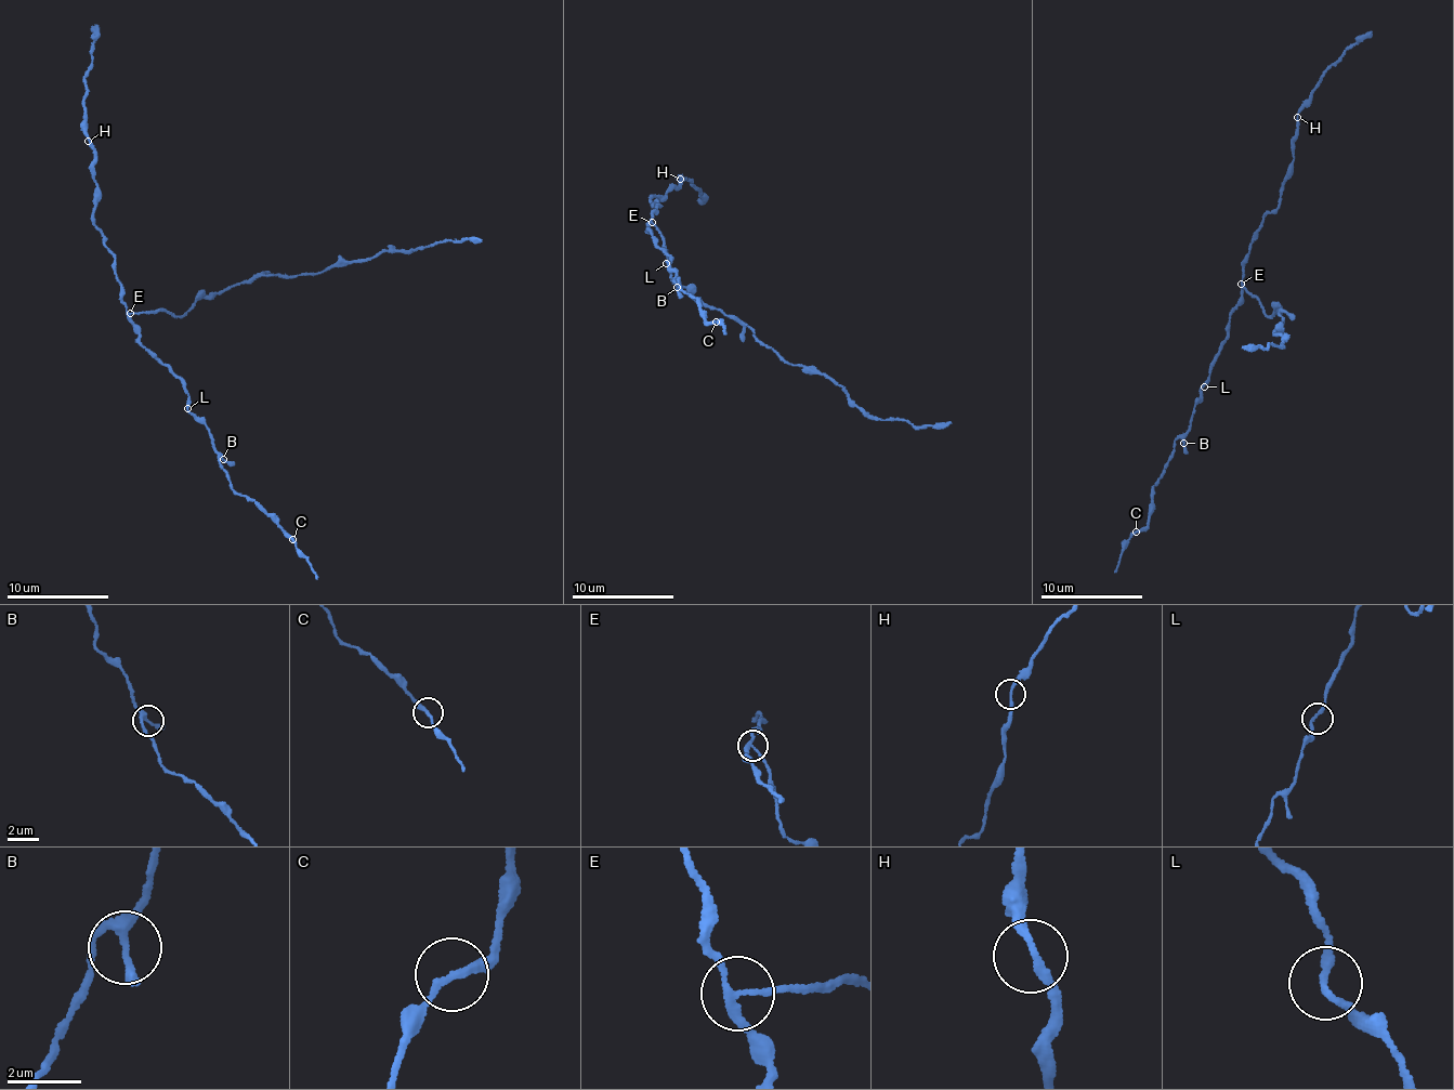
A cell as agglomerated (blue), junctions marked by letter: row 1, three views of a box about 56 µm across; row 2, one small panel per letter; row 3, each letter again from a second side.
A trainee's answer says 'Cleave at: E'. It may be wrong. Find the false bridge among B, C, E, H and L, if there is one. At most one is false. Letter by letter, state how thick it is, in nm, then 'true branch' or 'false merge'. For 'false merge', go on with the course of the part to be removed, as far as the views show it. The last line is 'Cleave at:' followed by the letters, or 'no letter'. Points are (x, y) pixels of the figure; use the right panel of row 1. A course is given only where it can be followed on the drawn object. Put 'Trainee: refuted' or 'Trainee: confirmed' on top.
Trainee: confirmed
B: 220 nm | true branch
C: 190 nm | true branch
E: 180 nm | false merge | (1242, 284), (1270, 316), (1280, 311), (1282, 331), (1272, 335), (1283, 340), (1252, 351), (1241, 347)
H: 200 nm | true branch
L: 200 nm | true branch
Cleave at: E

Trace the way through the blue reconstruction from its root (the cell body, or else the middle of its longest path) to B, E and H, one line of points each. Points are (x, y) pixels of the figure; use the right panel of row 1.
B: (1257, 298), (1242, 286), (1183, 443)
E: (1257, 298), (1247, 294), (1242, 284)
H: (1257, 298), (1251, 297), (1241, 285), (1244, 258), (1254, 234), (1281, 197), (1284, 176), (1293, 161), (1297, 117)

